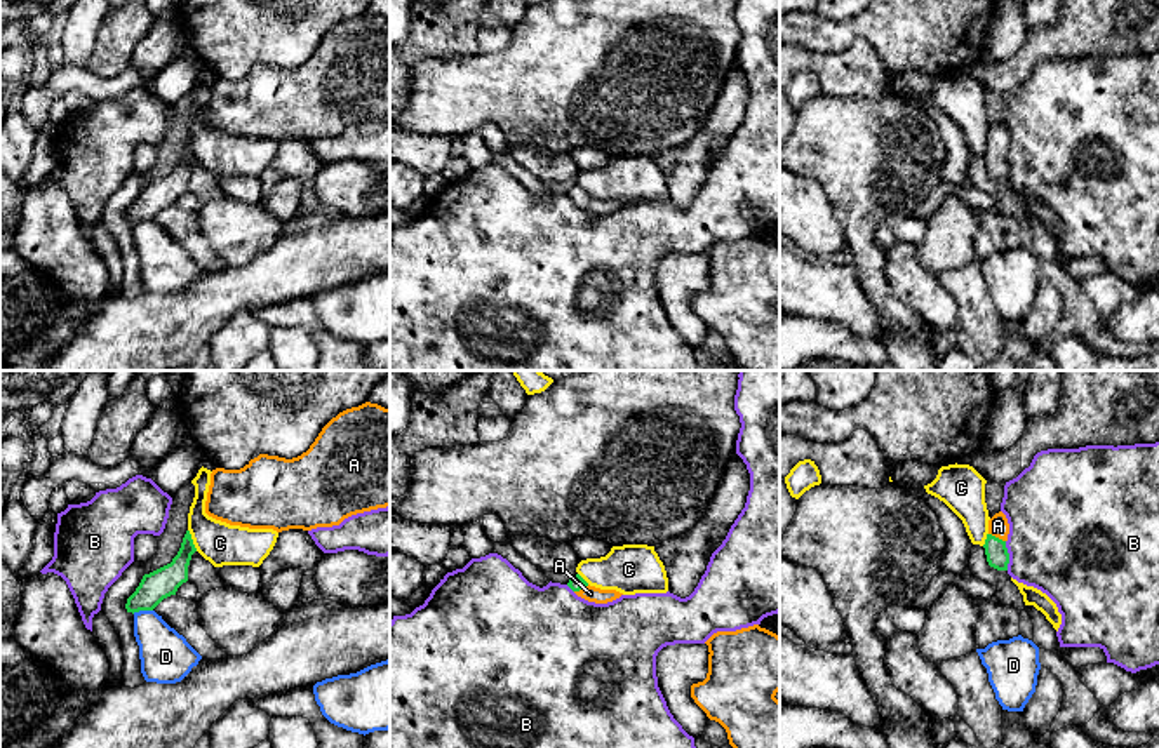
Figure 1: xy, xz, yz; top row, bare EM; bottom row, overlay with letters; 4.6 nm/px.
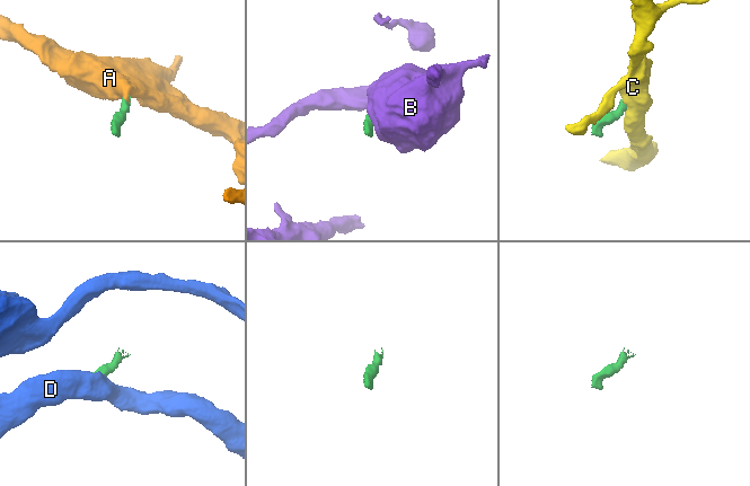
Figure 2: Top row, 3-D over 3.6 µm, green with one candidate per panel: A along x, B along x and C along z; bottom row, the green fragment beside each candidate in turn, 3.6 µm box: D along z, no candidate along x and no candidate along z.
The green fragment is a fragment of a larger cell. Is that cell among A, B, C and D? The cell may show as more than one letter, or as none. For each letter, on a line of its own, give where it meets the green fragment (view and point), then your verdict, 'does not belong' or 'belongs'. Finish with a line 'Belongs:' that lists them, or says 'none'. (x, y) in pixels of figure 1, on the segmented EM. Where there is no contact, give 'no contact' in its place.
A: meets green in yz at (998, 538); belongs
B: meets green in yz at (1008, 555); does not belong
C: meets green in xy at (192, 540); does not belong
D: meets green in xy at (141, 609); does not belong
Belongs: A

